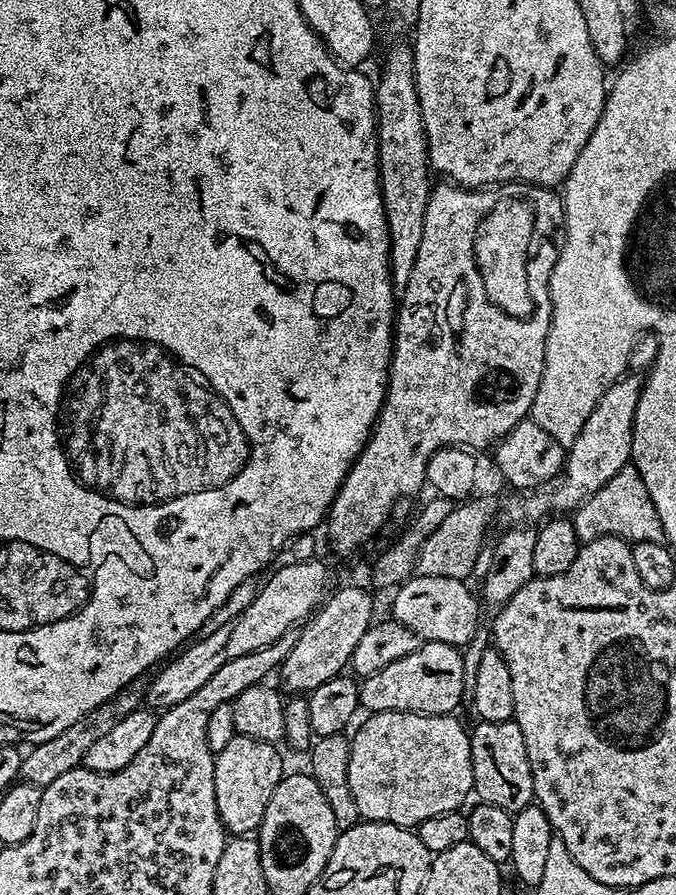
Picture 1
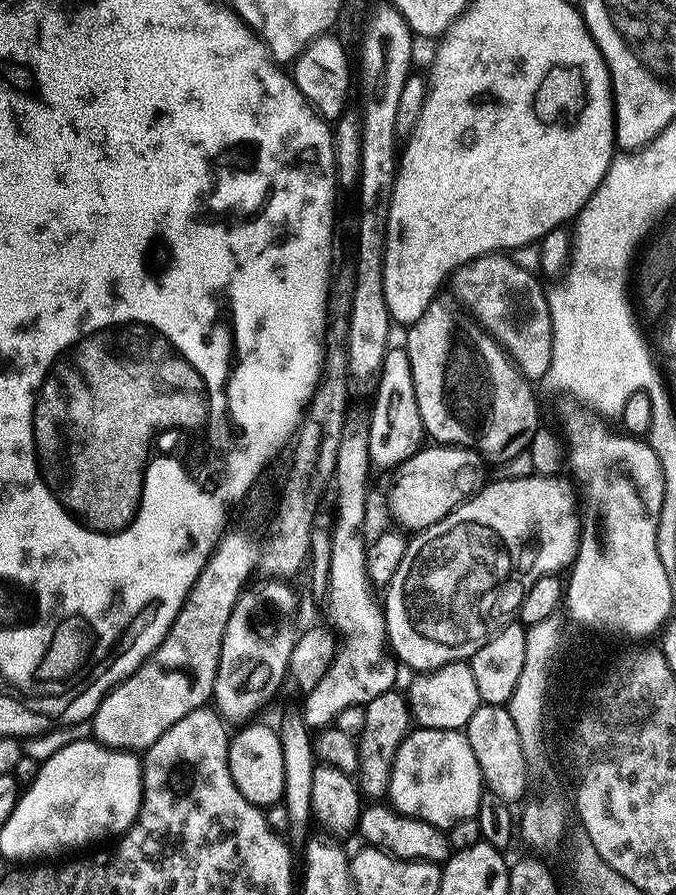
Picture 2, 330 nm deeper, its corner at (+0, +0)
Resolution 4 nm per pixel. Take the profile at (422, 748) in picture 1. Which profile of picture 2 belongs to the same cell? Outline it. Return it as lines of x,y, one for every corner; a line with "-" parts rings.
417,727
409,731
398,746
386,796
391,807
402,815
413,816
416,820
430,822
435,828
447,830
458,822
473,819
479,813
480,797
484,791
484,780
480,776
478,758
474,758
474,750
470,750
470,742
463,731
455,728

